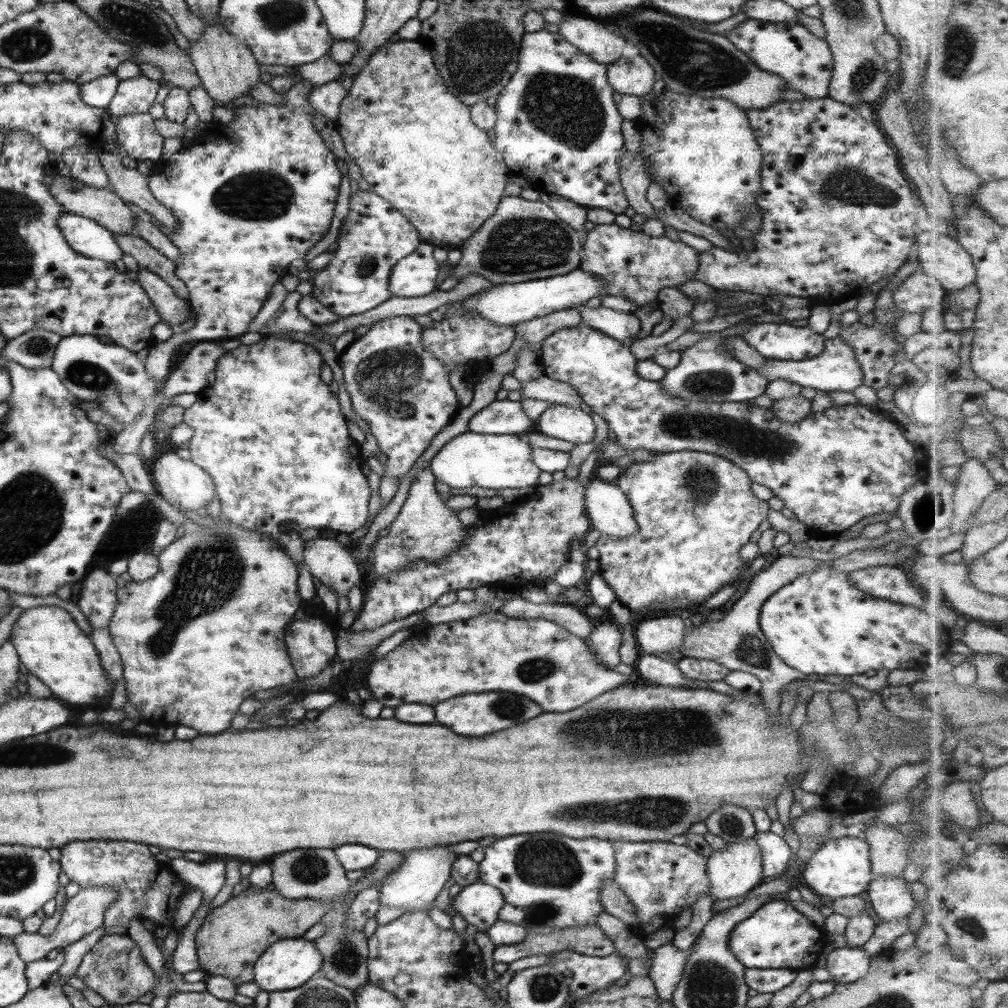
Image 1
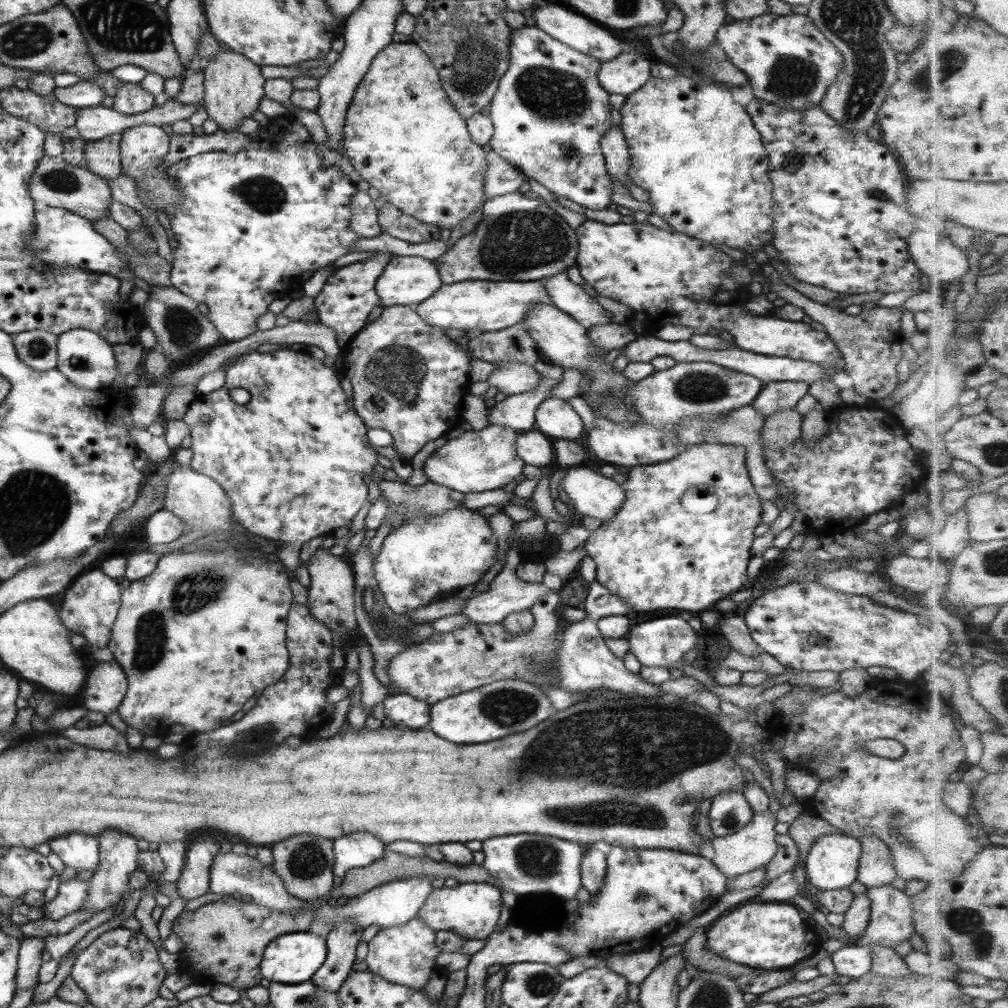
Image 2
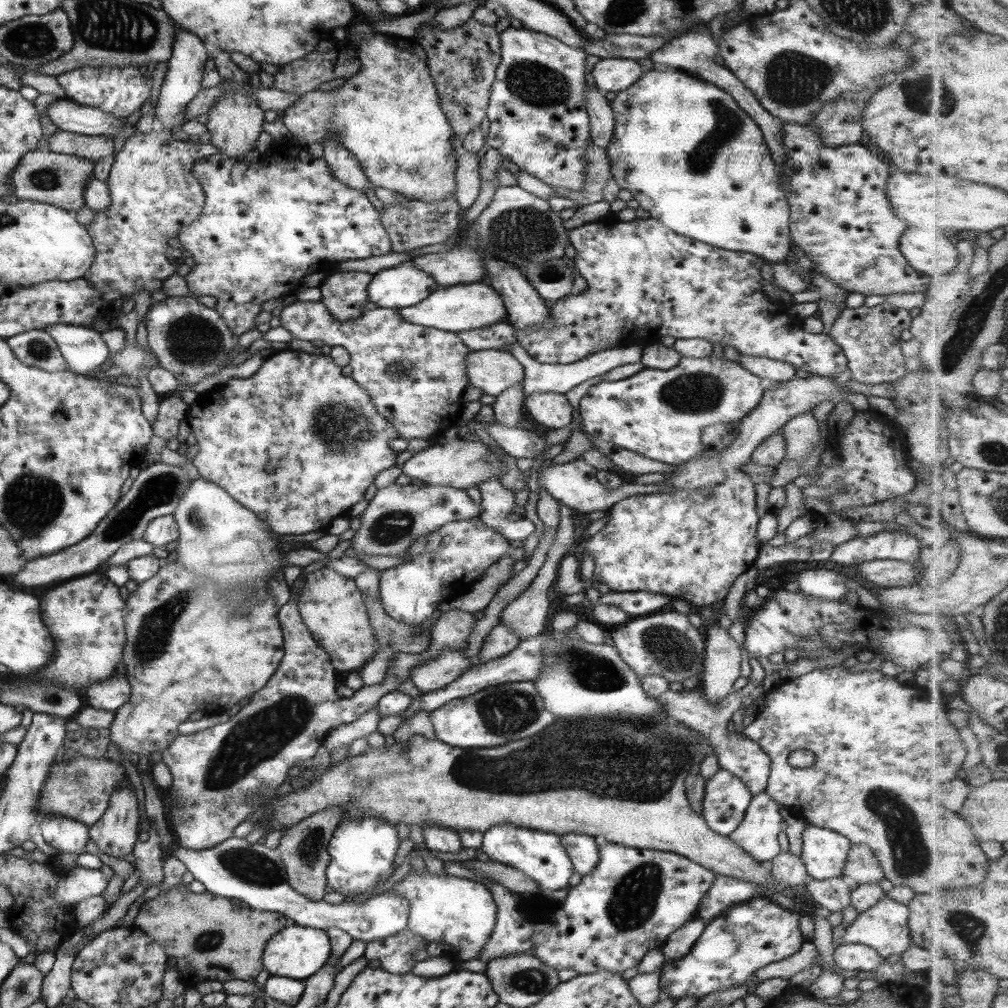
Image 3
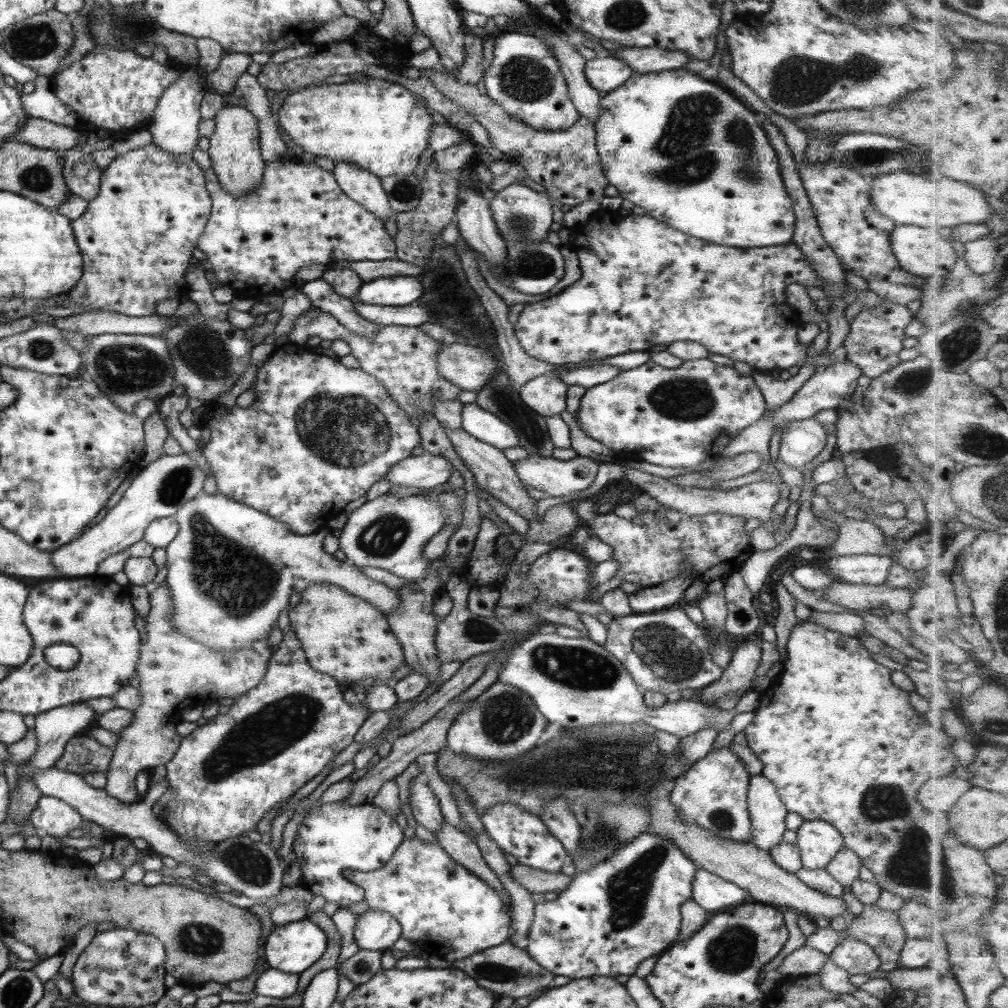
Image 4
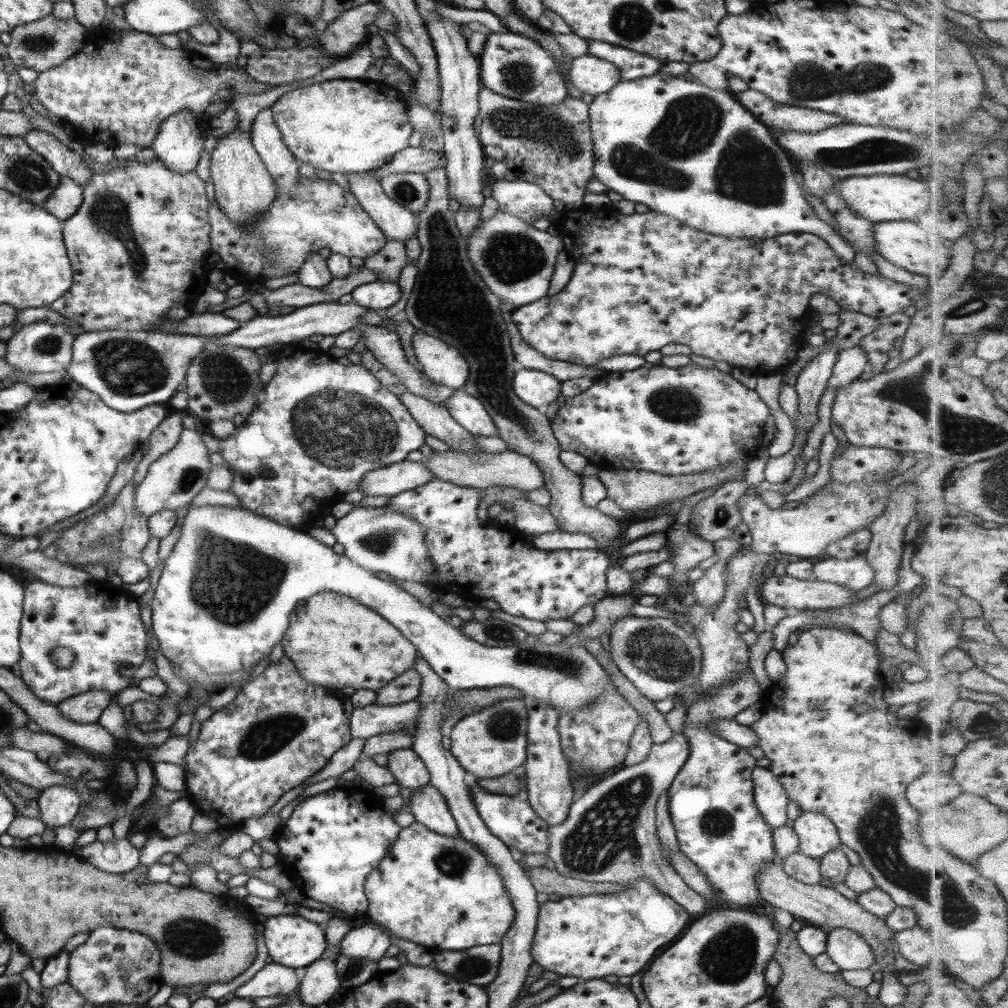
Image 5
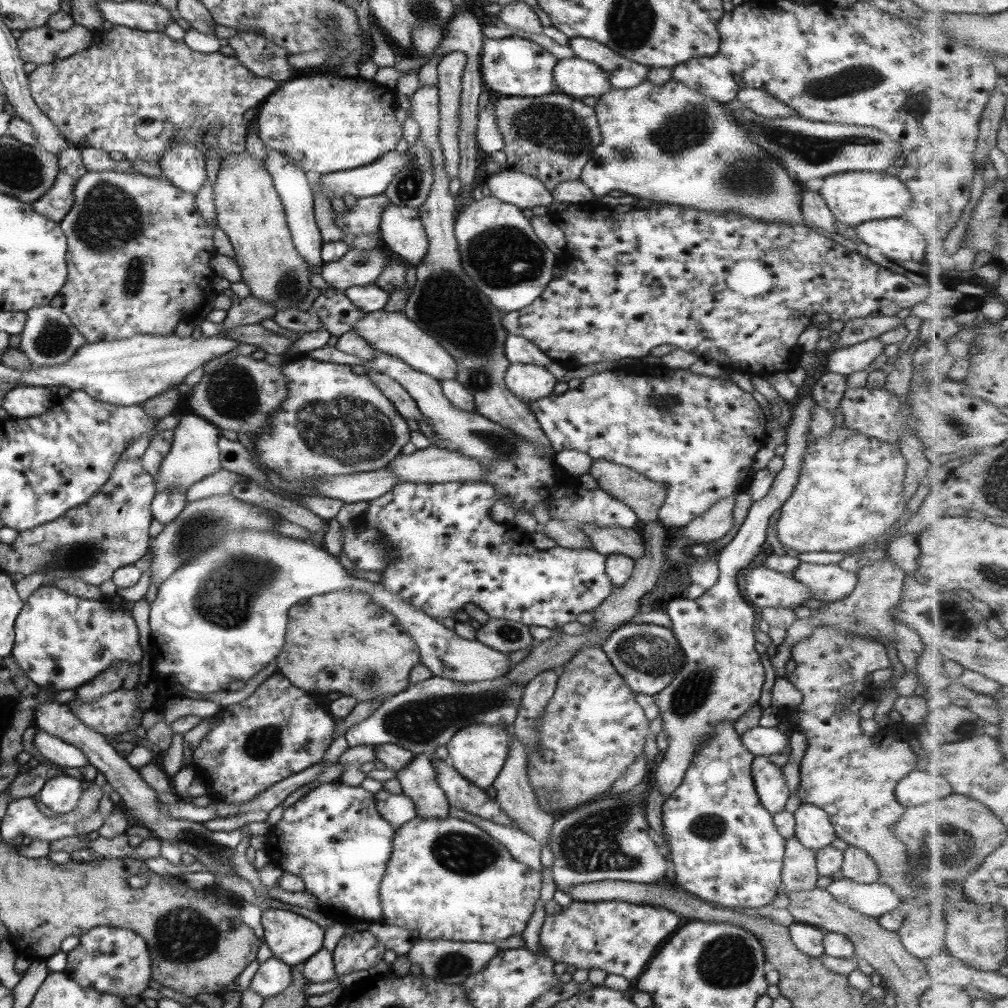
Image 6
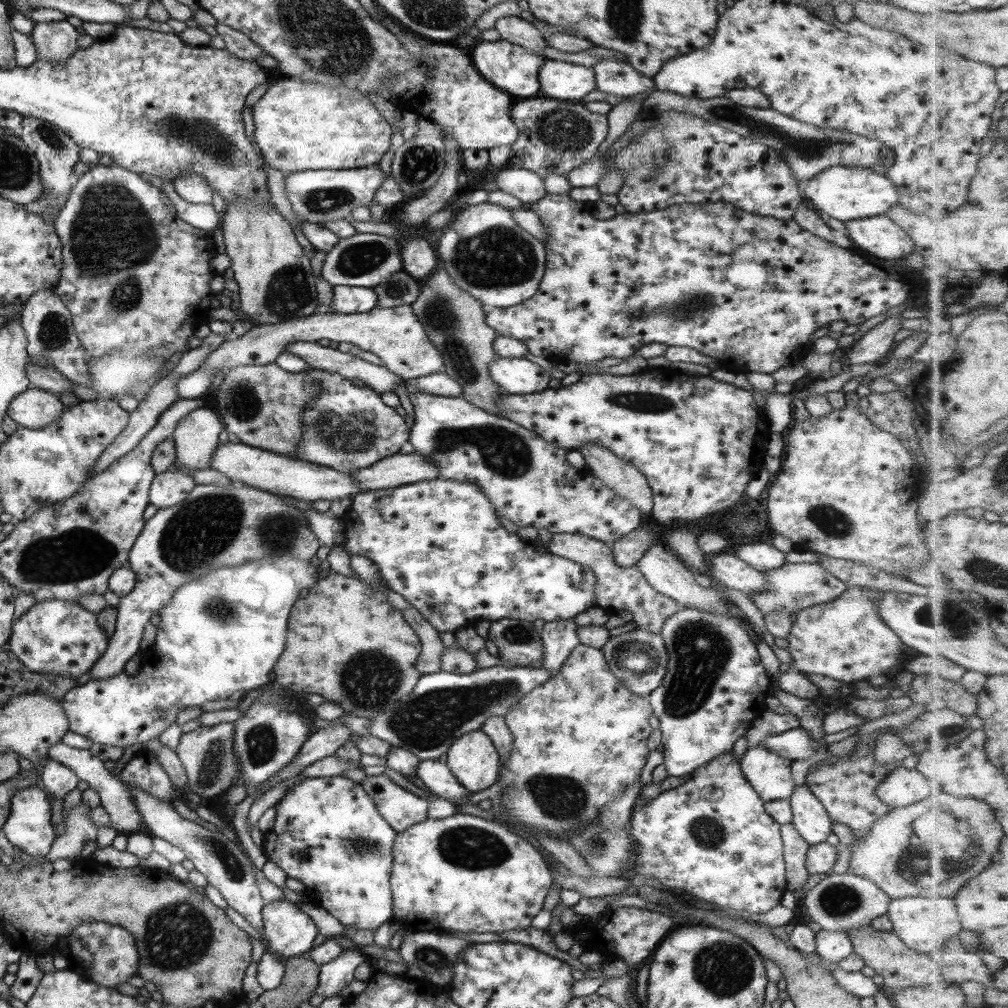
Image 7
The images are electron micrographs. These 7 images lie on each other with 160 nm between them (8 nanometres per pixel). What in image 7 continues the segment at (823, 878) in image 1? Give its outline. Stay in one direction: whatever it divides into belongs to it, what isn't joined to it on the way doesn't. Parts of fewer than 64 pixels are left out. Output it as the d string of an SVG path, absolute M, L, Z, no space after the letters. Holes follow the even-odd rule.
M804 785L797 786L789 796L792 820L790 824L808 845L826 842L831 833L831 820L825 808Z

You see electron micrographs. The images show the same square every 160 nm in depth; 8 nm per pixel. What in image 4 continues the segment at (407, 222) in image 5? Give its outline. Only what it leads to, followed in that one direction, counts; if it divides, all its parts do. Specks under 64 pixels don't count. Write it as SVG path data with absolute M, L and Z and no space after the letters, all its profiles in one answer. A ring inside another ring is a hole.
M346 162L335 163L331 174L338 184L338 187L342 190L342 193L345 194L347 198L360 204L367 212L370 212L375 218L378 218L382 222L386 220L386 218L393 218L395 222L396 212L389 206L379 177L354 165L347 164Z

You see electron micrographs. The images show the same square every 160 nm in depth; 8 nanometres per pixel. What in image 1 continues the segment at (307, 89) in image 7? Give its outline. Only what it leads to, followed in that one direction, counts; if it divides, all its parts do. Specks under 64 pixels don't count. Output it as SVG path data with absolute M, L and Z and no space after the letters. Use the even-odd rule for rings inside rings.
M395 38L380 46L341 99L335 123L349 162L359 166L367 189L398 210L418 232L421 242L449 249L461 246L493 214L509 170L492 146L490 133L479 130L471 122L468 108L447 92L431 55L416 40Z

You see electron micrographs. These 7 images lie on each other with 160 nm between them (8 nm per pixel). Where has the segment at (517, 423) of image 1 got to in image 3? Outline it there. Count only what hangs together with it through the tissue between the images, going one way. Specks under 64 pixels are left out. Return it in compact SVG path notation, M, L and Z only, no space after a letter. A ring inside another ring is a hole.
M517 342L513 346L509 346L507 352L523 368L524 379L521 382L521 390L523 390L524 394L522 396L523 400L526 396L543 394L543 392L555 392L555 394L565 395L567 391L583 381L595 376L601 376L601 374L609 372L609 370L623 366L622 364L636 363L641 358L641 350L643 350L643 345L614 347L595 352L595 354L583 358L583 360L577 360L571 364L541 364L540 362L535 362ZM738 354L735 363L741 365L747 372L761 380L775 381L779 384L789 381L795 369L785 363L769 358L749 357Z

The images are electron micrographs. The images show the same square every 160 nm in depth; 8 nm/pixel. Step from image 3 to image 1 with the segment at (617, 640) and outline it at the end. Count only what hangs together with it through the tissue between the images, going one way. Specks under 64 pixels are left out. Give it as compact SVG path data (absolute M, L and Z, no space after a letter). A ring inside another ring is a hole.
M677 616L644 619L635 628L634 639L642 654L677 652L682 645L686 626Z

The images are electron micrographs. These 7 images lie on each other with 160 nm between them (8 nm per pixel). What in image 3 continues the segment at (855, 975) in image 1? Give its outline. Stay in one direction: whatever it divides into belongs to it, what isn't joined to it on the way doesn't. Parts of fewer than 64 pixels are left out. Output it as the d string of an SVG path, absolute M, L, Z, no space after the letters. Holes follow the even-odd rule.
M863 944L837 945L832 954L834 964L841 970L875 970L881 964L882 957L873 948Z

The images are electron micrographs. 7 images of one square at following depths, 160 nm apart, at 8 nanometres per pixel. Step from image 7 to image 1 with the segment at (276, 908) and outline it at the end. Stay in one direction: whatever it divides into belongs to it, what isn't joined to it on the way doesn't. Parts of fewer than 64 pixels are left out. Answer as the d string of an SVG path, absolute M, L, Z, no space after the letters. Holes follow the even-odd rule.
M301 937L275 941L254 962L252 981L265 992L291 990L307 982L317 970L320 970L321 963L321 953L313 941L303 940Z

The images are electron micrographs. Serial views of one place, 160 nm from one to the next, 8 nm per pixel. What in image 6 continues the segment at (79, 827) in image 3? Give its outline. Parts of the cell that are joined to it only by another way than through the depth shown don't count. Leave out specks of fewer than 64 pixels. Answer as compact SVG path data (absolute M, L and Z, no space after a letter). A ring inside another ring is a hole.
M57 775L43 783L36 798L57 815L69 813L81 798L80 780L69 775Z

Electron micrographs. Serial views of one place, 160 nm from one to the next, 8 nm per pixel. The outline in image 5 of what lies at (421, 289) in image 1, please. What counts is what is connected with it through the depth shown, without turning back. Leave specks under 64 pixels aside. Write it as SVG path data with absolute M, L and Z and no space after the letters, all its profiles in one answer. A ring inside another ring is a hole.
M373 281L356 286L350 292L352 302L363 309L380 311L397 302L401 296L400 288L395 282Z

